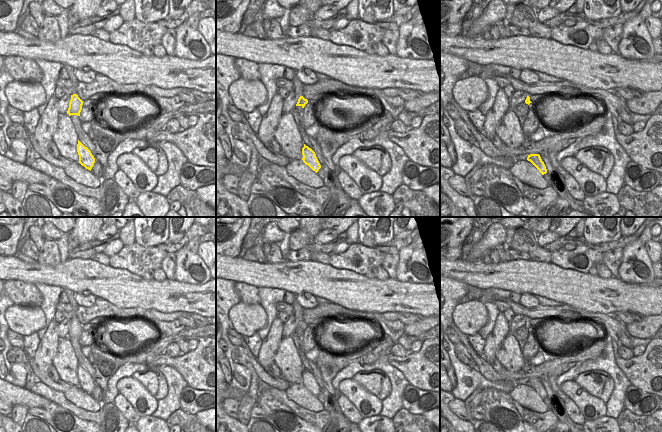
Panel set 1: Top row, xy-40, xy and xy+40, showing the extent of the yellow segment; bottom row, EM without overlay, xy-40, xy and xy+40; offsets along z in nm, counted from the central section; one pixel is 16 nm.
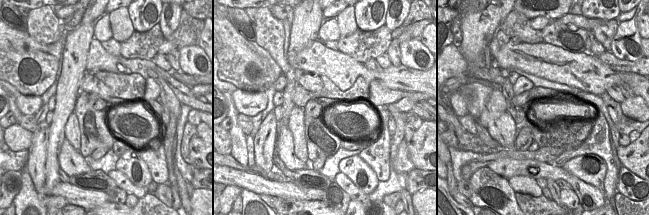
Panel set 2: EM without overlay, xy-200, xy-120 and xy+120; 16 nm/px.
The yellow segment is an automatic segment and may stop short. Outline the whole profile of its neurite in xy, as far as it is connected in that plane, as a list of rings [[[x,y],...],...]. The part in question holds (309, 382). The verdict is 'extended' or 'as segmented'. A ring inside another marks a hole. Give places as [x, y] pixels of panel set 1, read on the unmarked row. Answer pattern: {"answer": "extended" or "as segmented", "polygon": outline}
{"answer": "as segmented", "polygon": [[[304,368],[304,371],[302,372],[302,379],[303,386],[317,397],[321,392],[321,389],[316,381],[315,376]]]}

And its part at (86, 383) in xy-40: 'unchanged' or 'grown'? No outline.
unchanged

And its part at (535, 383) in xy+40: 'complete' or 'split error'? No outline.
complete

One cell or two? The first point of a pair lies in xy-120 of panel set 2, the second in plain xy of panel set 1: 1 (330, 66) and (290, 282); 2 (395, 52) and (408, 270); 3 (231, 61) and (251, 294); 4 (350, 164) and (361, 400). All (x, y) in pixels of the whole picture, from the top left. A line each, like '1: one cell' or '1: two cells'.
1: one cell
2: two cells
3: one cell
4: one cell

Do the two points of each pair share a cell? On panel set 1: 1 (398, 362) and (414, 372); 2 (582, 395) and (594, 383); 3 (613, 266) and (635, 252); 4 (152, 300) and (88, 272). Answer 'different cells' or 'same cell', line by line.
1: same cell
2: different cells
3: different cells
4: same cell

